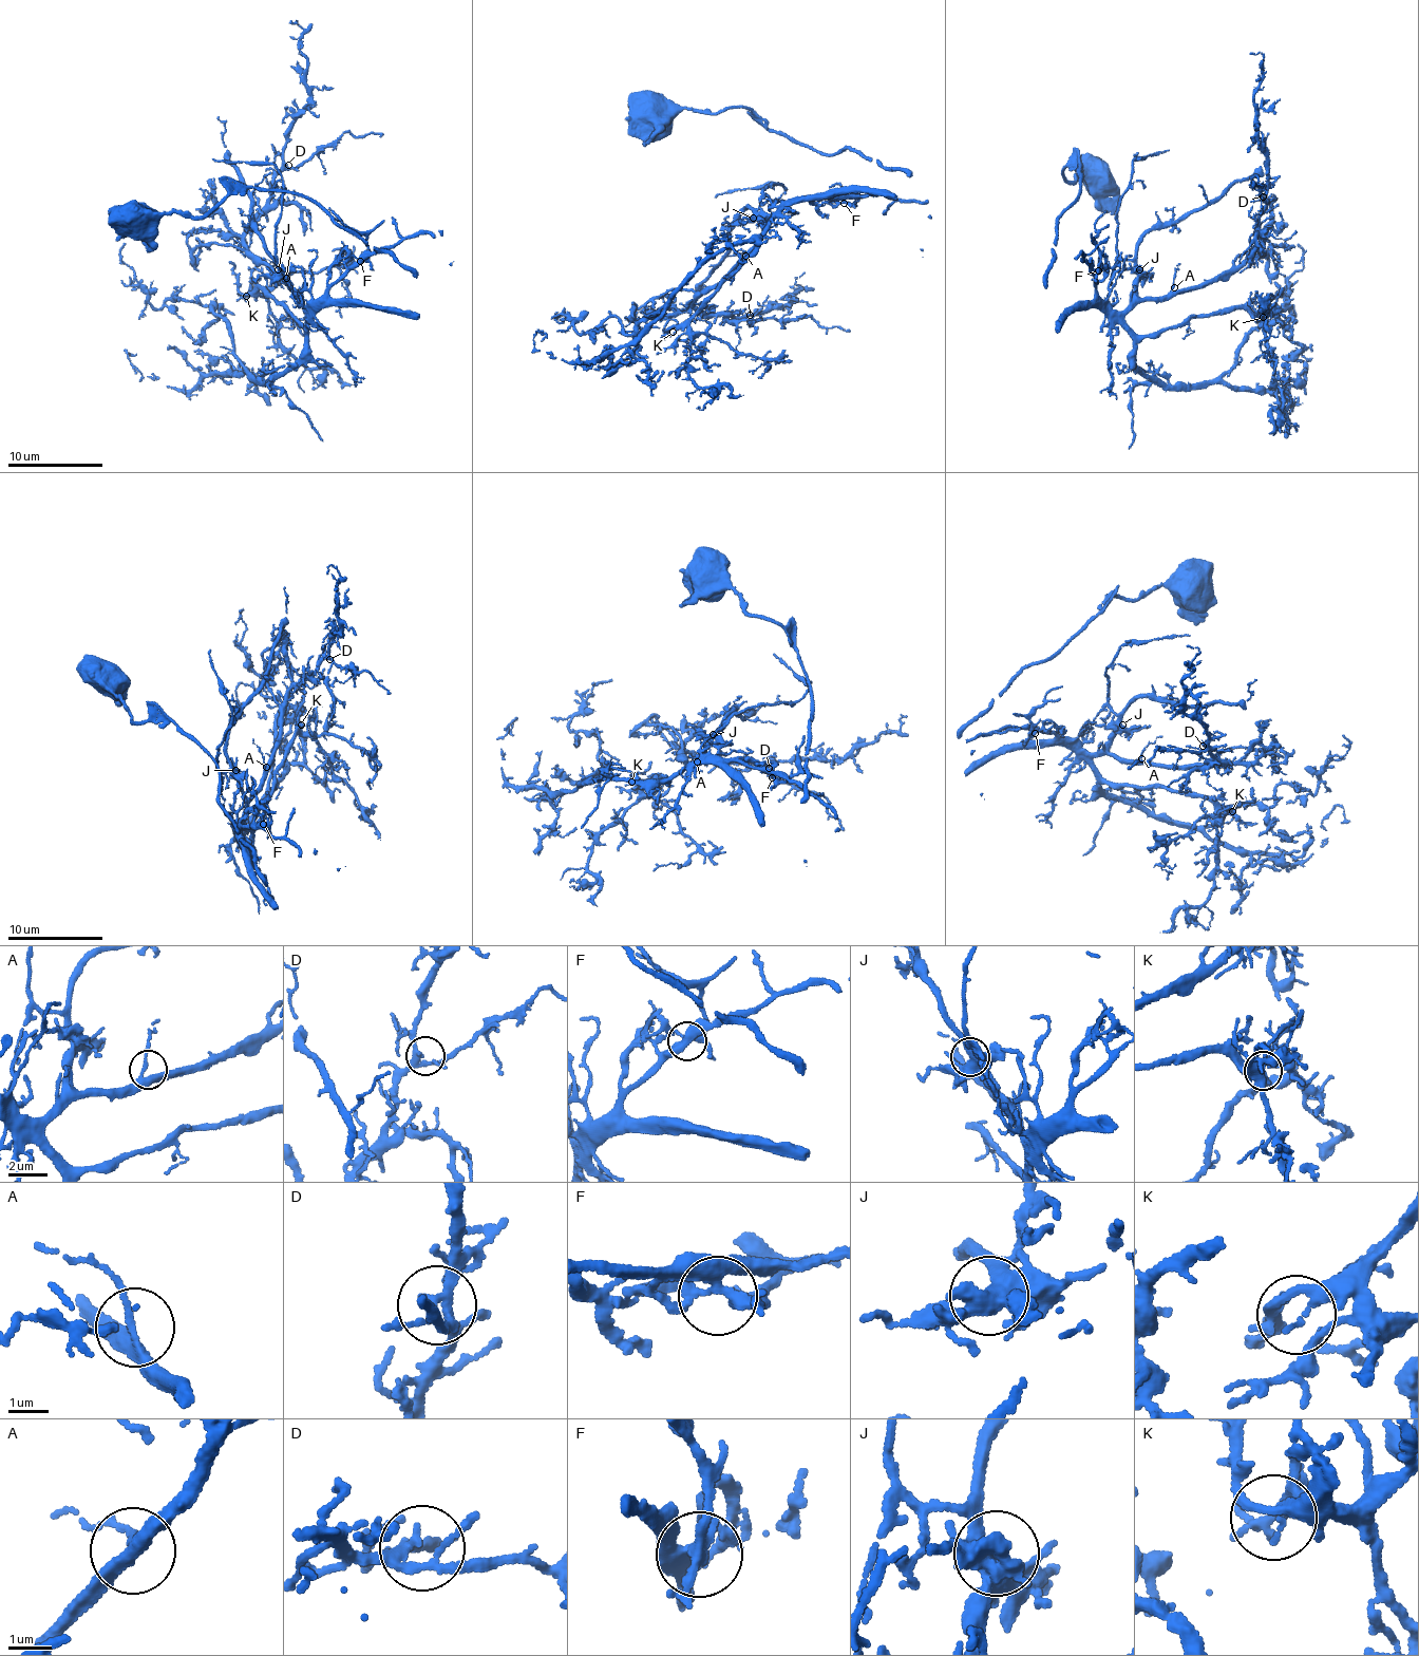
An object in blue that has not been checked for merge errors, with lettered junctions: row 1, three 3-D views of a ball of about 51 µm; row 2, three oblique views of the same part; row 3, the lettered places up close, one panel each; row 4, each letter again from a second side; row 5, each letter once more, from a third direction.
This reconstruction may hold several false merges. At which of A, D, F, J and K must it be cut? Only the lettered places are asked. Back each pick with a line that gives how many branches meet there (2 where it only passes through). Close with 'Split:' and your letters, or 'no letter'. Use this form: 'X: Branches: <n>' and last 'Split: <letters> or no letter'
Split: no letter

